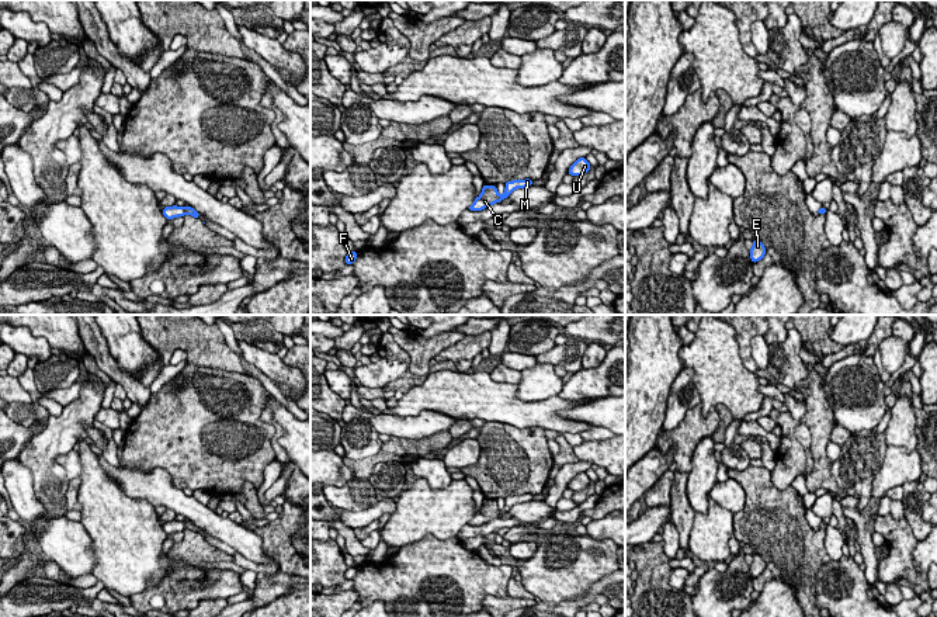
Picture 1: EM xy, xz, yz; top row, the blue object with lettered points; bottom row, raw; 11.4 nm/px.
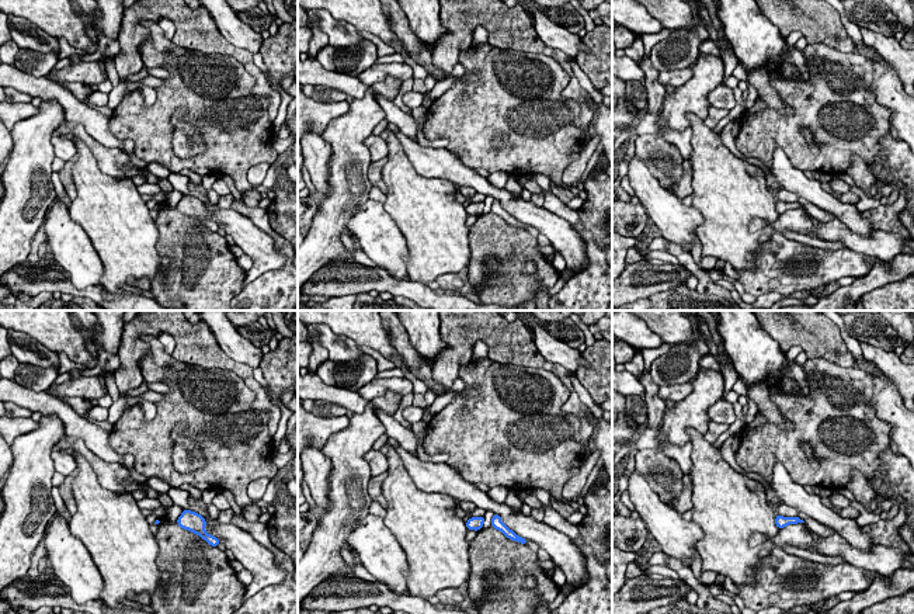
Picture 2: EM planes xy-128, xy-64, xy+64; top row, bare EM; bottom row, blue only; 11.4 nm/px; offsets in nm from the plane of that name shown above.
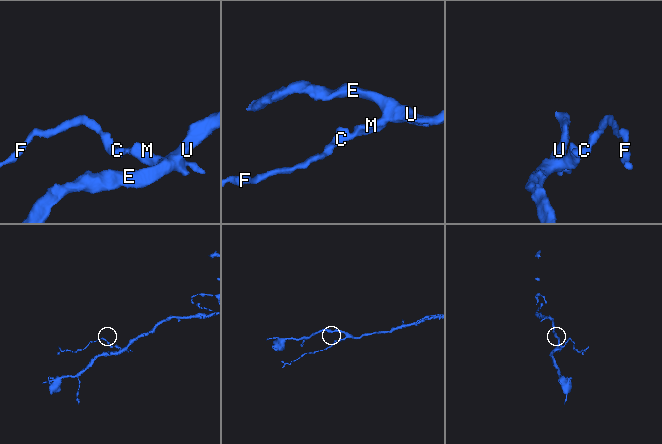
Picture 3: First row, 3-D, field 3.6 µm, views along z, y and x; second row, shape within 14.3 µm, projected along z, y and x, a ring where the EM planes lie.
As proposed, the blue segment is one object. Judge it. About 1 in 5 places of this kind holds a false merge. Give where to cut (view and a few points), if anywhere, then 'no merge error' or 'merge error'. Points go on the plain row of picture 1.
no cut | no merge error

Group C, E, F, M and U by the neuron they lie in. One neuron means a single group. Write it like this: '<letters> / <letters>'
C E F M U

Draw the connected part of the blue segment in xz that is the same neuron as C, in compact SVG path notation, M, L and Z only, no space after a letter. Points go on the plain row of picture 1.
M525 493L525 495L513 495L504 498L506 505L500 510L497 507L496 500L487 500L485 499L482 503L482 507L479 512L475 513L473 519L468 523L469 526L482 526L485 523L489 523L490 520L500 517L502 514L507 513L514 505L517 503L525 503L532 500L532 495Z

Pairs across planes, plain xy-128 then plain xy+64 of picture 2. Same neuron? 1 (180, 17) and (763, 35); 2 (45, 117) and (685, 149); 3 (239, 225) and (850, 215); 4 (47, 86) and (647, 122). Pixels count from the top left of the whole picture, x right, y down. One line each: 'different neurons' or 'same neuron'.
1: different neurons
2: different neurons
3: same neuron
4: different neurons

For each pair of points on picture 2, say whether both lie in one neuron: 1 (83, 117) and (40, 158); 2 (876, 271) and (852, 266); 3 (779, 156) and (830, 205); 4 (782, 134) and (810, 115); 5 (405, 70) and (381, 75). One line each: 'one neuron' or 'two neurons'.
1: two neurons
2: two neurons
3: one neuron
4: one neuron
5: one neuron

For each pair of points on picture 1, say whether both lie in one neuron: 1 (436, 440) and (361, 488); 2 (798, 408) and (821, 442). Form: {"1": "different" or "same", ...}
{"1": "different", "2": "different"}

